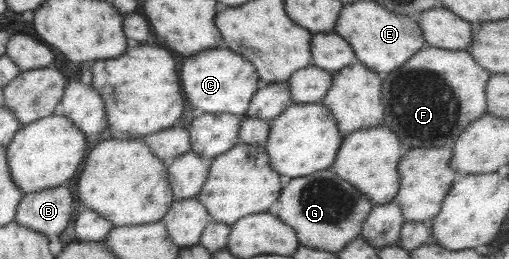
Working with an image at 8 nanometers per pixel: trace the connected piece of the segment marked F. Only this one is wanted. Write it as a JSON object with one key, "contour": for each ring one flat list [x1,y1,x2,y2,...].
{"contour":[[424,46,420,49,406,64,400,66,400,68,395,68,392,72,388,74,380,73,380,76,383,77,382,83,382,104,384,105,385,110,385,119,382,125,385,127,391,128,392,132,400,139,402,143,402,150,404,152,409,151,414,148,453,148,453,144,456,142,460,133,471,123,474,122,477,118,480,118,482,115,487,112,487,98,486,98,486,85,491,77,491,72,488,72,485,68,482,68,480,64,473,59,473,56,469,53,468,50,464,51,451,51,443,48,436,48,430,46]]}

